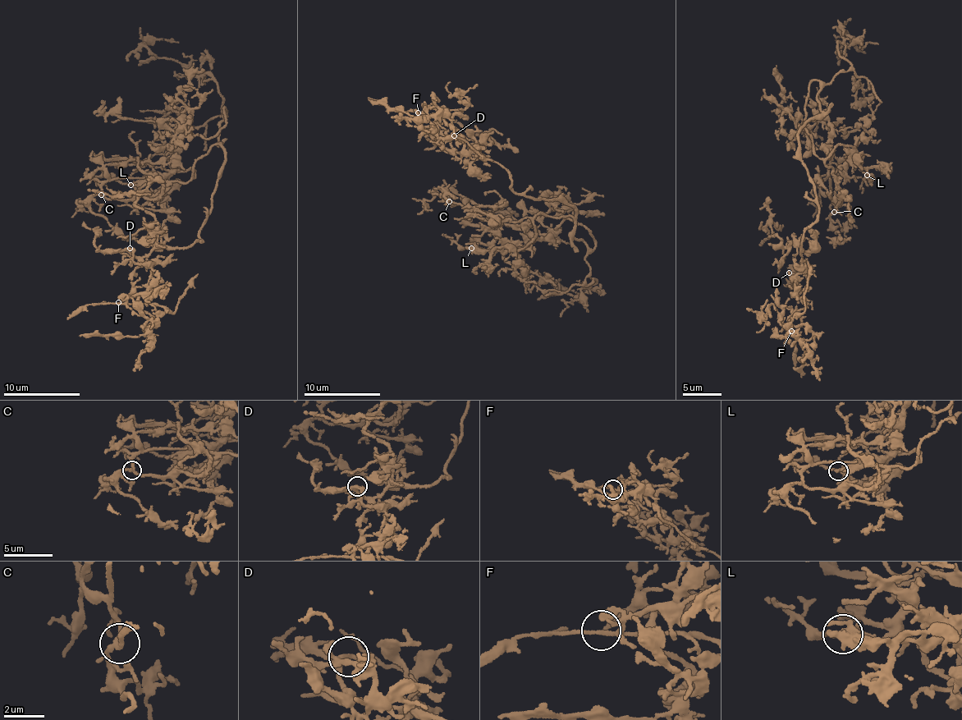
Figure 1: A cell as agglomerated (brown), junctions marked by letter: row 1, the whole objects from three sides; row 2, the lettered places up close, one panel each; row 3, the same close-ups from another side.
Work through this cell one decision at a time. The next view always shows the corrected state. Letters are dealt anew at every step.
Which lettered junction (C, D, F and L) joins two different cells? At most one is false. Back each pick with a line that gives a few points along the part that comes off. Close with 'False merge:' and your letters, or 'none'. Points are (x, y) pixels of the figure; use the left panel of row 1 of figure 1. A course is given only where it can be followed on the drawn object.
False merge: none

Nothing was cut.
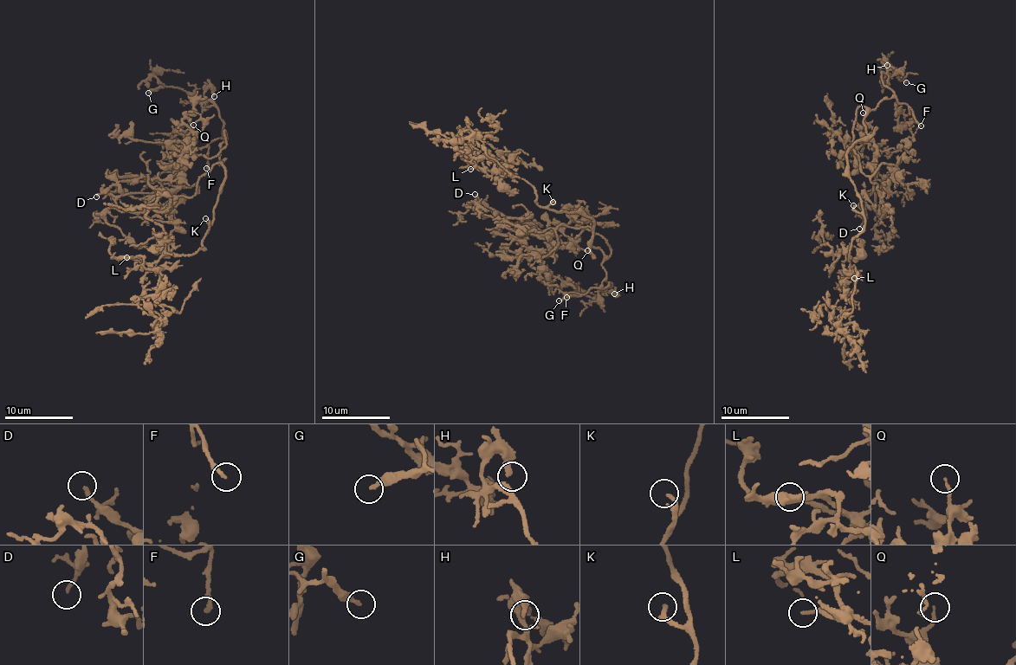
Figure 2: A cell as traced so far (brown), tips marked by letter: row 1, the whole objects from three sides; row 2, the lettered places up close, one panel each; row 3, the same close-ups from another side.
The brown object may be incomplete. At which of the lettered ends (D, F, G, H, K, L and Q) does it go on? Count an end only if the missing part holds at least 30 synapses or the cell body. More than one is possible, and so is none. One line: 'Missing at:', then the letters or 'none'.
Missing at: F, K

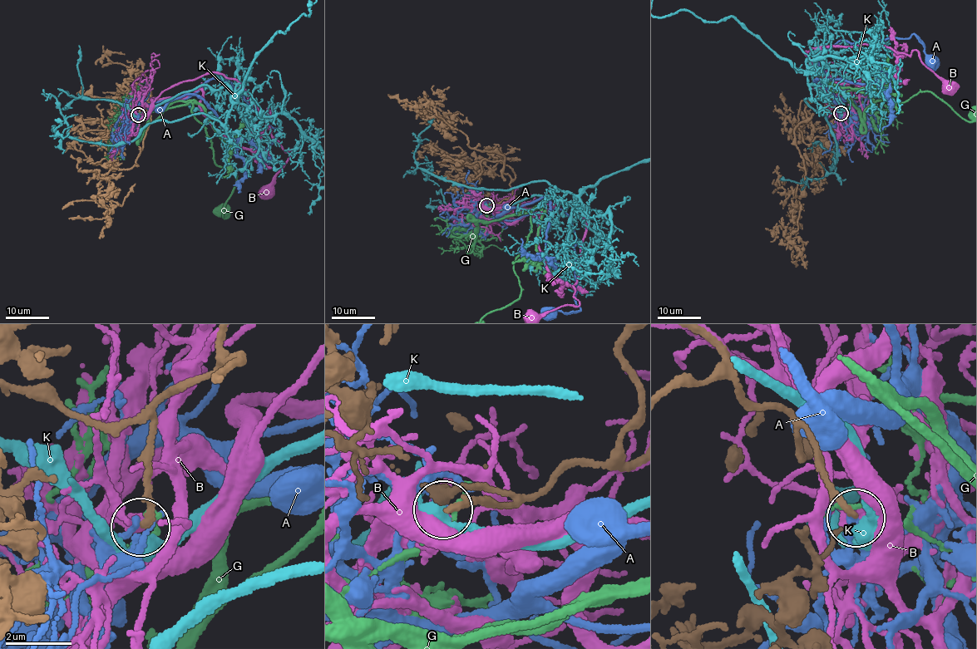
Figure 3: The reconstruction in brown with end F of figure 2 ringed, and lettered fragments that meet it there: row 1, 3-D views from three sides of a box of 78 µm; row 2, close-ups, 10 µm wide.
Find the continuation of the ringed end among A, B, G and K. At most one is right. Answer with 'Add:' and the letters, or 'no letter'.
Add: no letter

